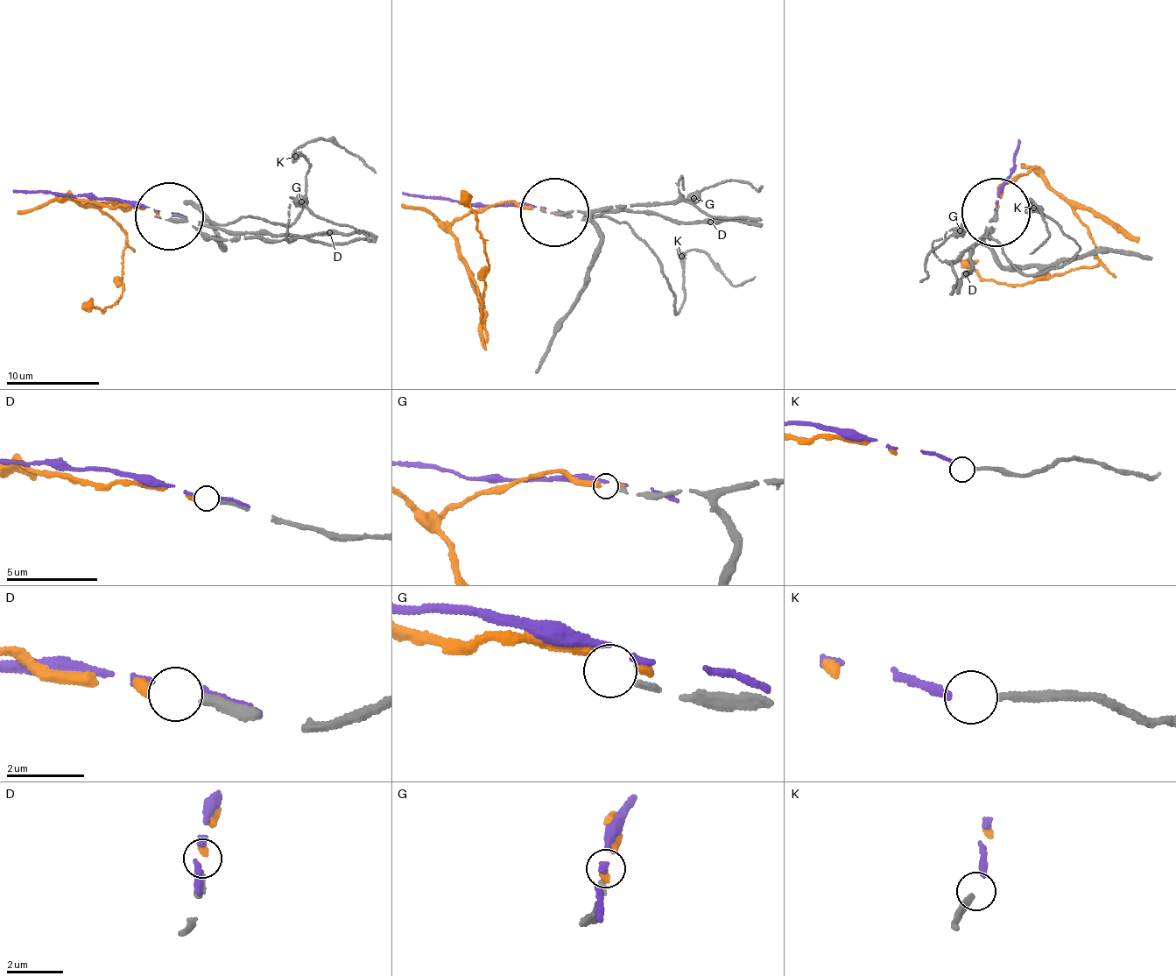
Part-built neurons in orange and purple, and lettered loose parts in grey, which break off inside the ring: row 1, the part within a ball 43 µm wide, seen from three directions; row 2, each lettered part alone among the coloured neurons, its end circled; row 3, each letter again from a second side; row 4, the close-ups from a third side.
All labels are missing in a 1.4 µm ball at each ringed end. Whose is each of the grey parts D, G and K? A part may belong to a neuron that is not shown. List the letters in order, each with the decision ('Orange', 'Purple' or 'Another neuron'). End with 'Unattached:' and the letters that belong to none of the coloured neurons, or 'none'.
D: Orange
G: Another neuron
K: Purple
Unattached: G

